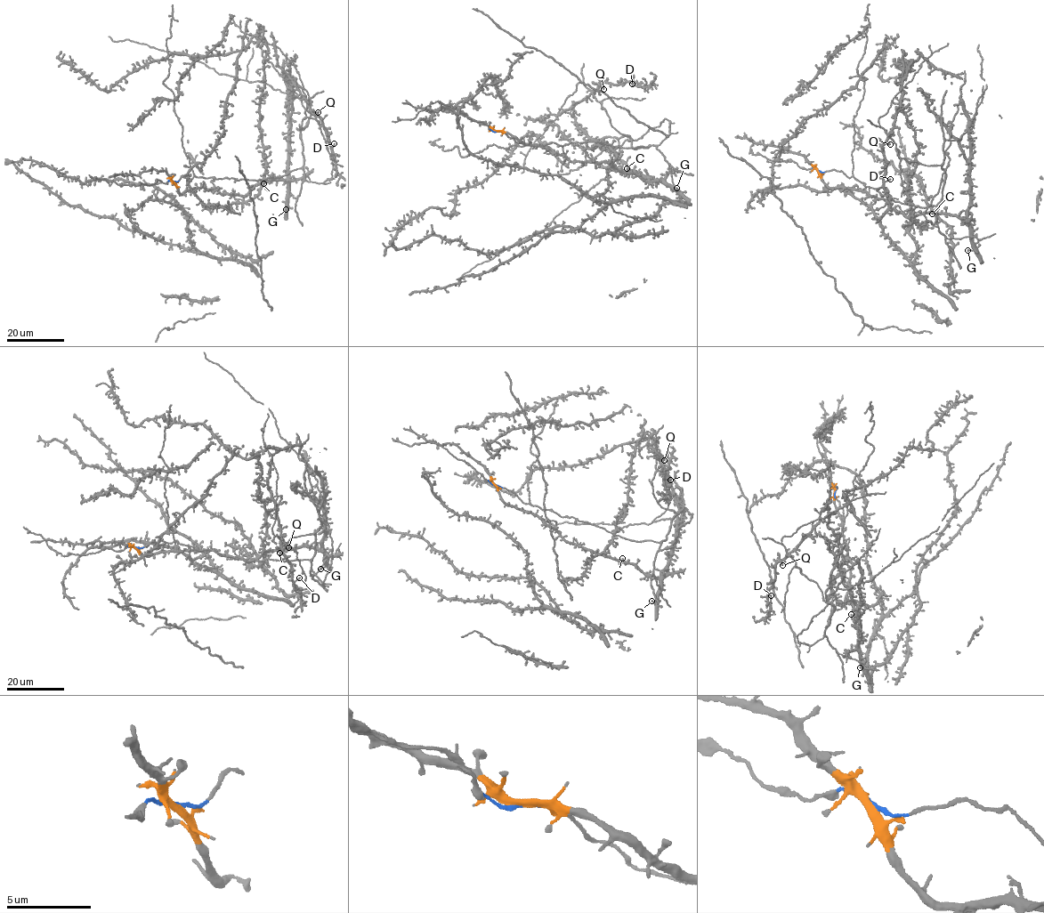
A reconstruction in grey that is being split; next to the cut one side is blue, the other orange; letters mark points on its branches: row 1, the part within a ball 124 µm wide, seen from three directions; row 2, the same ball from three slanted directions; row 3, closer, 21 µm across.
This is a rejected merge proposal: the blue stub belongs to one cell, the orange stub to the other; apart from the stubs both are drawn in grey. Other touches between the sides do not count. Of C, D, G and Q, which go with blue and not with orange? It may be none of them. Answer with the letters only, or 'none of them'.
D, Q

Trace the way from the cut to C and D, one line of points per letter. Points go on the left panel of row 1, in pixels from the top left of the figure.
C: (173, 181), (181, 194), (206, 186), (208, 189), (215, 188), (223, 194), (246, 195), (257, 184), (263, 184)
D: (173, 181), (184, 175), (262, 180), (301, 168), (301, 131), (306, 125), (296, 128), (308, 107), (334, 143)

